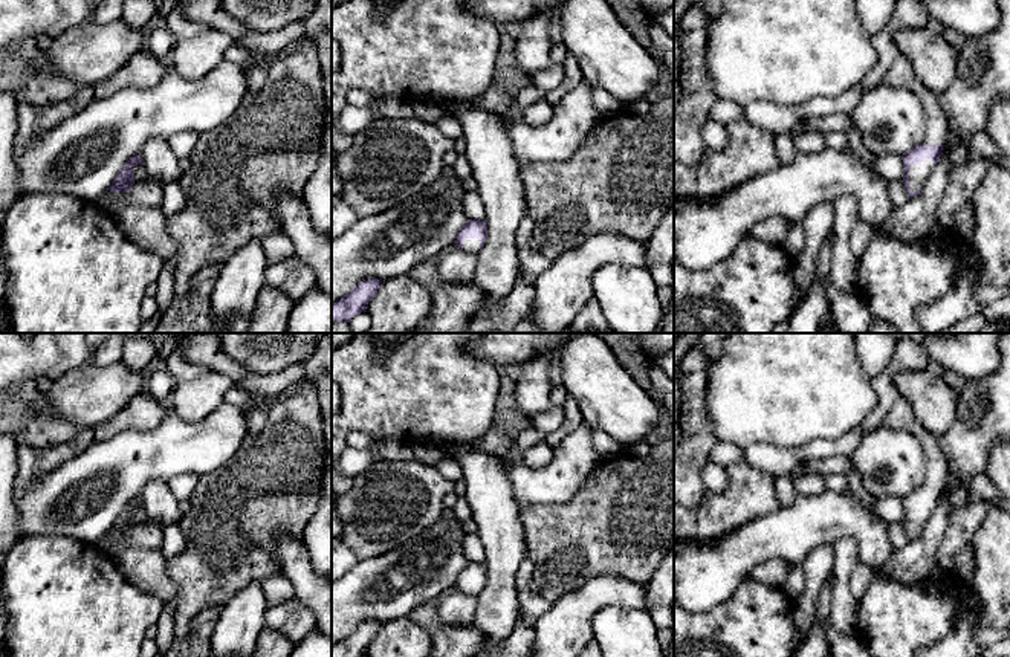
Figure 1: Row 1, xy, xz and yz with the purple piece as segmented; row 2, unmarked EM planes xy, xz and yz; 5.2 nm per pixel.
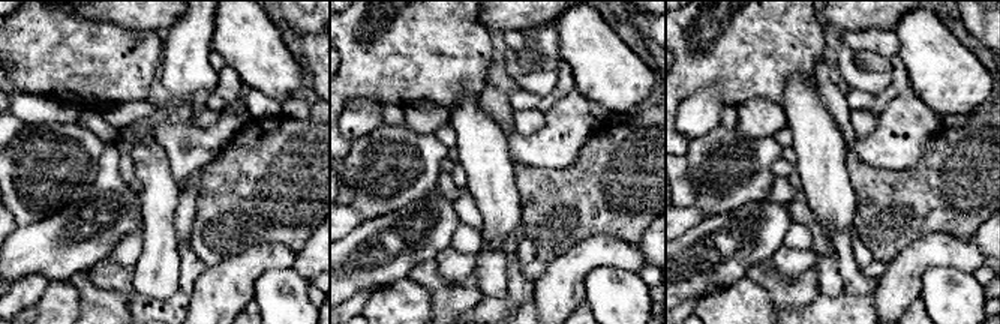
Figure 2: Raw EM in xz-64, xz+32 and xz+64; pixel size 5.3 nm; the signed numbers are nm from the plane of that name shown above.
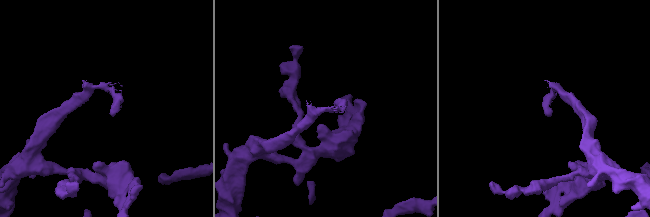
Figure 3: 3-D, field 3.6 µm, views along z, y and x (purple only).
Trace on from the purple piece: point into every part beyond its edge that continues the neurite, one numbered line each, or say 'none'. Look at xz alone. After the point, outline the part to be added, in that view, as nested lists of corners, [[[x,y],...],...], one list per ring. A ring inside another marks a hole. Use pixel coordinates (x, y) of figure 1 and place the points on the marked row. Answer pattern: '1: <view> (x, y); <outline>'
1: xz (469, 245); [[[466,238],[466,240],[461,243],[461,248],[463,248],[463,251],[466,251],[466,252],[478,252],[478,251],[481,249],[478,238]]]

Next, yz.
1: yz (917, 173); [[[924,159],[920,165],[911,165],[909,168],[909,191],[917,193],[923,188],[926,179],[934,170],[935,163],[932,159]]]

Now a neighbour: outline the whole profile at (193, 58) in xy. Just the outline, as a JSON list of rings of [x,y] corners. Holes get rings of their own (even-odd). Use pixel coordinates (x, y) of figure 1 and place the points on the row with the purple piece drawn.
[[[206,29],[193,38],[177,40],[167,63],[183,79],[197,81],[225,63],[225,52],[235,43],[226,32]]]

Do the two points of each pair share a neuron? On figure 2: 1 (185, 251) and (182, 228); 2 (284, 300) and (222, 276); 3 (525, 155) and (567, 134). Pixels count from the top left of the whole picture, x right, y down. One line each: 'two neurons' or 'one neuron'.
1: two neurons
2: two neurons
3: one neuron

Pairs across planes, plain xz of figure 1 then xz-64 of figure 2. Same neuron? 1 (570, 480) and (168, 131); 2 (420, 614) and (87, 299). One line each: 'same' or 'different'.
1: same
2: same

